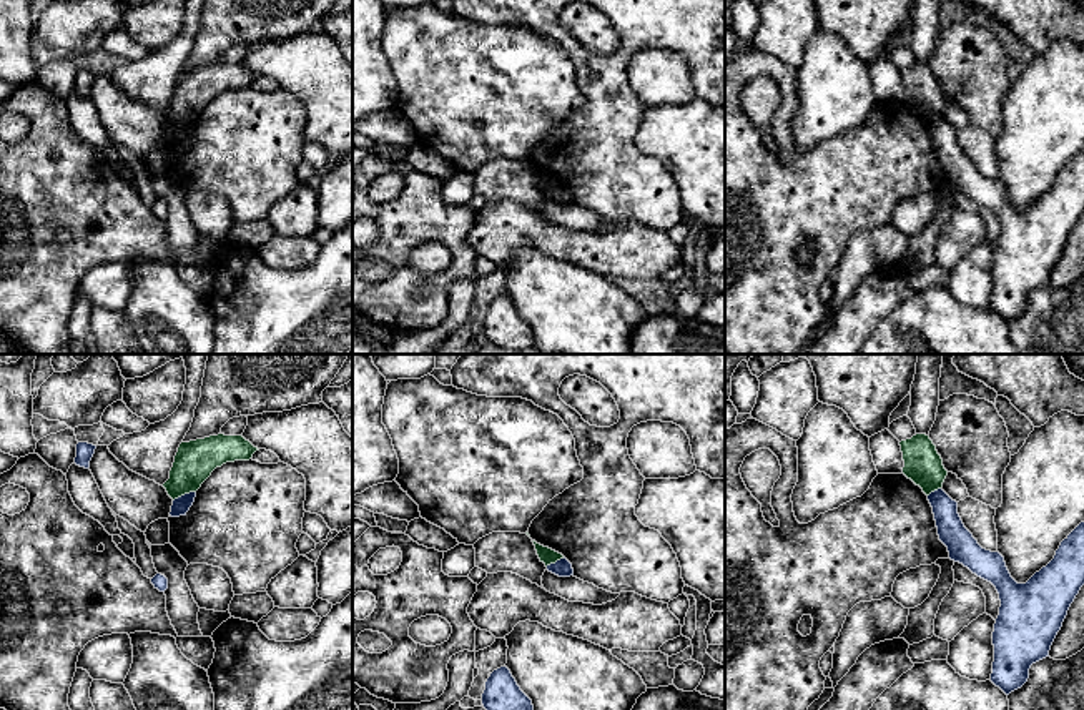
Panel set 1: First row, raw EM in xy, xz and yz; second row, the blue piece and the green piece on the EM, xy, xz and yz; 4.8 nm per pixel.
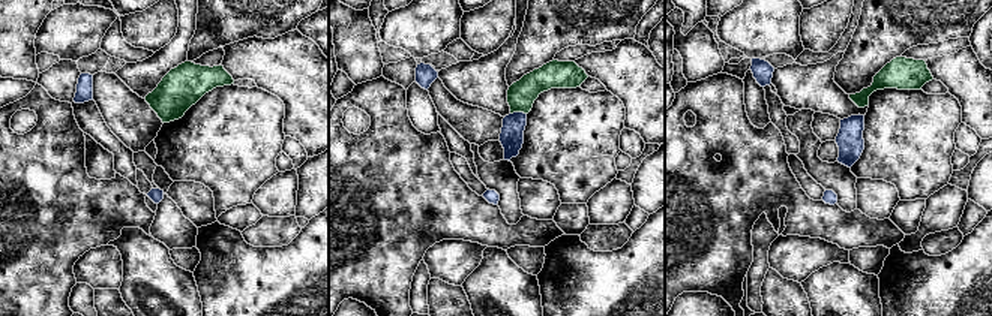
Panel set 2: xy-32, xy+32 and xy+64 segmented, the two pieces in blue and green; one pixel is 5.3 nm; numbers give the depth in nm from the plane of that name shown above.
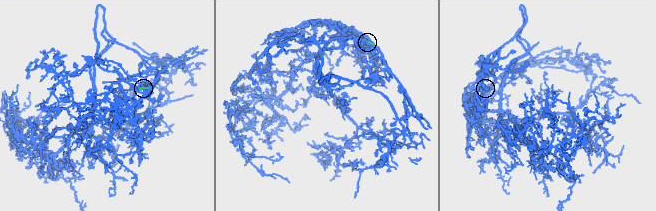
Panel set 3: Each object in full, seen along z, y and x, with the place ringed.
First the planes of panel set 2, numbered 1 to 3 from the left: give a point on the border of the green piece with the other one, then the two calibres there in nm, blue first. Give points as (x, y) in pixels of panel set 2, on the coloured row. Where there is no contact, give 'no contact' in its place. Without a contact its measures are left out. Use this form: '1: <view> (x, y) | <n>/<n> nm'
1: no contact
2: xy+32 (518, 113) | 130/160 nm
3: no contact

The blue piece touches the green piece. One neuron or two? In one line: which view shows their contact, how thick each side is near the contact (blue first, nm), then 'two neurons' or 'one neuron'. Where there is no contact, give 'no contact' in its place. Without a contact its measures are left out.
meets blue in xy; 80 nm thick on the blue side, 200 nm on the other; two neurons

